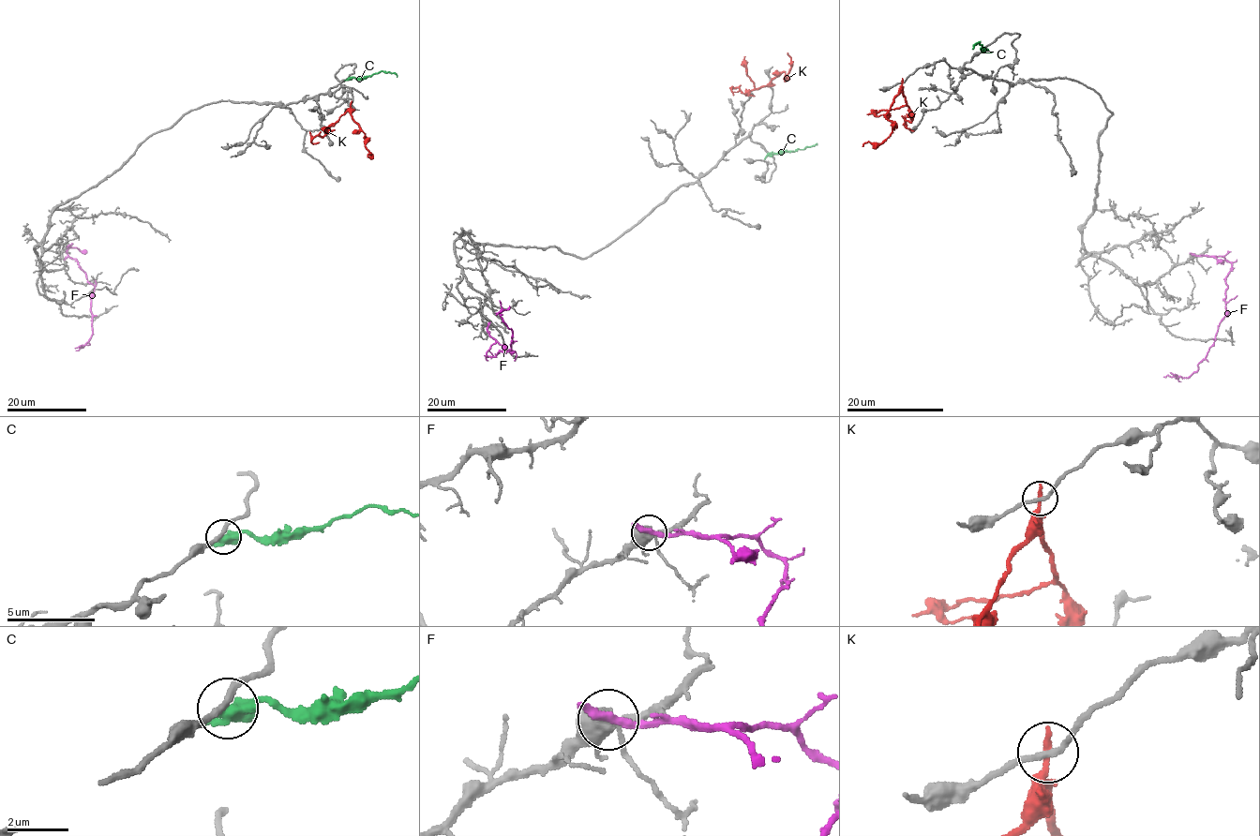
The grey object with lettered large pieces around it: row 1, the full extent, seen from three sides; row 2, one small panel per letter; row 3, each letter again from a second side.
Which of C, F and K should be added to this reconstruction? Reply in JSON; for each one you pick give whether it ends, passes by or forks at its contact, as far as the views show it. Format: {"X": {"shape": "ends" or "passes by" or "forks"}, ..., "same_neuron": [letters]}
{"same_neuron": []}

